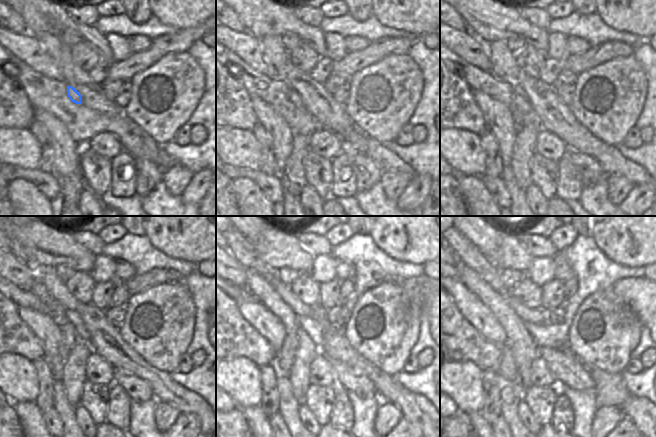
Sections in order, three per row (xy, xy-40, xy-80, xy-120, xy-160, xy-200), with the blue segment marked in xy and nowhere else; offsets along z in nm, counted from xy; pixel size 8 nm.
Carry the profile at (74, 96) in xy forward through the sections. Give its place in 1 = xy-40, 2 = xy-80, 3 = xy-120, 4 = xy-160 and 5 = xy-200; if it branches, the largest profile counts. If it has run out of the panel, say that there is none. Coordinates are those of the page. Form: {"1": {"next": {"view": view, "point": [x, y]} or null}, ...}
{"1": {"next": {"view": "xy-40", "point": [295, 97]}}, "2": {"next": {"view": "xy-80", "point": [521, 109]}}, "3": {"next": {"view": "xy-120", "point": [68, 331]}}, "4": {"next": {"view": "xy-160", "point": [284, 357]}}, "5": {"next": {"view": "xy-200", "point": [506, 368]}}}

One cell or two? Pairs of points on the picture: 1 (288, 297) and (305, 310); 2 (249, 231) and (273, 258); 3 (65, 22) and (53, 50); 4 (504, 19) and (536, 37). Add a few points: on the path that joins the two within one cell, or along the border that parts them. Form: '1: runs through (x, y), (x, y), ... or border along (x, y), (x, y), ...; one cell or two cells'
1: runs through (292, 301), (301, 309); one cell
2: border along (266, 226), (255, 239), (249, 240); two cells
3: border along (58, 35), (42, 32), (35, 36); two cells
4: runs through (512, 25), (528, 32); one cell

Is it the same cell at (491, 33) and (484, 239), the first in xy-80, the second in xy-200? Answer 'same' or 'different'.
different

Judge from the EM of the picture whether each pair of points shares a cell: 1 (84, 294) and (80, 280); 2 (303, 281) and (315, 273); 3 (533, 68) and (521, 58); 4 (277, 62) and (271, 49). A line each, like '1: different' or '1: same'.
1: same
2: different
3: same
4: same

